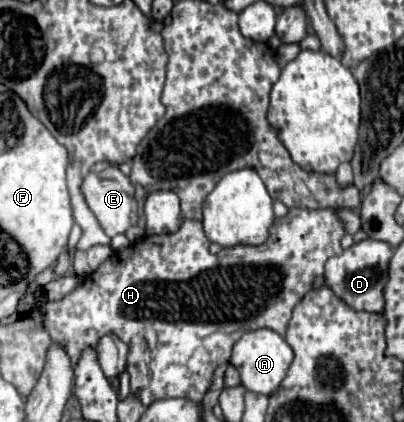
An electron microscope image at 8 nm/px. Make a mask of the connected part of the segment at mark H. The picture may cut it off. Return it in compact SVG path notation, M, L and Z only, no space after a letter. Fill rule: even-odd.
M290 208L288 214L284 218L276 218L274 224L270 226L270 236L264 244L260 246L234 246L234 248L228 248L228 256L212 256L208 246L208 238L204 236L202 232L202 222L200 220L184 220L182 226L176 230L176 232L170 232L170 234L162 234L162 236L146 236L144 240L136 242L136 244L130 244L128 248L112 254L94 274L90 274L88 278L84 278L82 284L78 284L70 294L66 294L62 300L56 300L56 302L44 302L42 304L42 324L44 324L44 330L50 334L52 342L54 344L60 344L66 354L70 356L72 360L72 366L78 364L84 348L94 348L98 346L98 340L102 336L118 336L122 342L126 342L130 346L130 356L128 356L128 374L130 374L130 388L132 392L138 390L138 400L148 406L152 404L154 400L160 400L160 398L186 398L186 400L192 400L192 402L200 402L204 398L204 394L208 392L210 388L210 382L212 382L212 374L214 370L228 362L230 360L230 352L232 352L232 344L246 332L246 330L252 330L252 328L270 328L274 332L280 332L284 334L286 332L286 326L288 326L288 320L290 320L290 314L292 314L292 308L304 298L304 294L312 288L312 282L316 276L320 276L324 272L324 264L328 258L336 256L342 252L340 248L340 240L344 236L344 226L340 224L338 216L336 216L336 210L334 208L320 208L320 210L308 210L308 208ZM148 330L154 330L158 332L158 344L156 346L148 346L148 340L146 340L146 332Z

